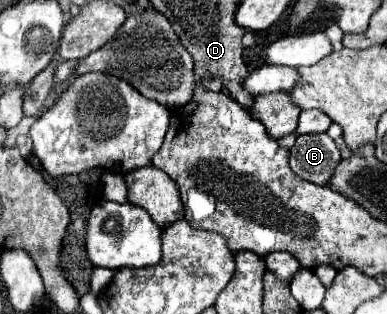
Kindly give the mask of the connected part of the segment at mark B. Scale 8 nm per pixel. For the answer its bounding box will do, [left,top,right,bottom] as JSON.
[290,134,340,186]

